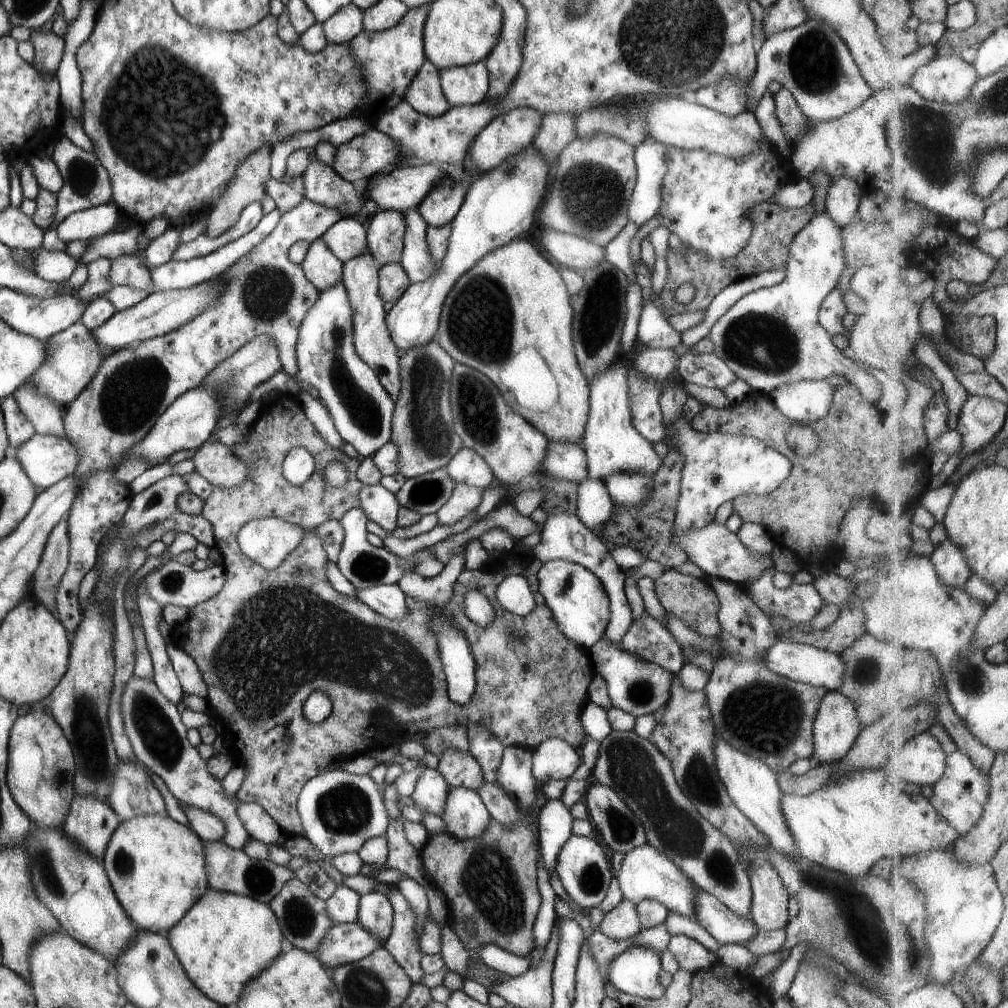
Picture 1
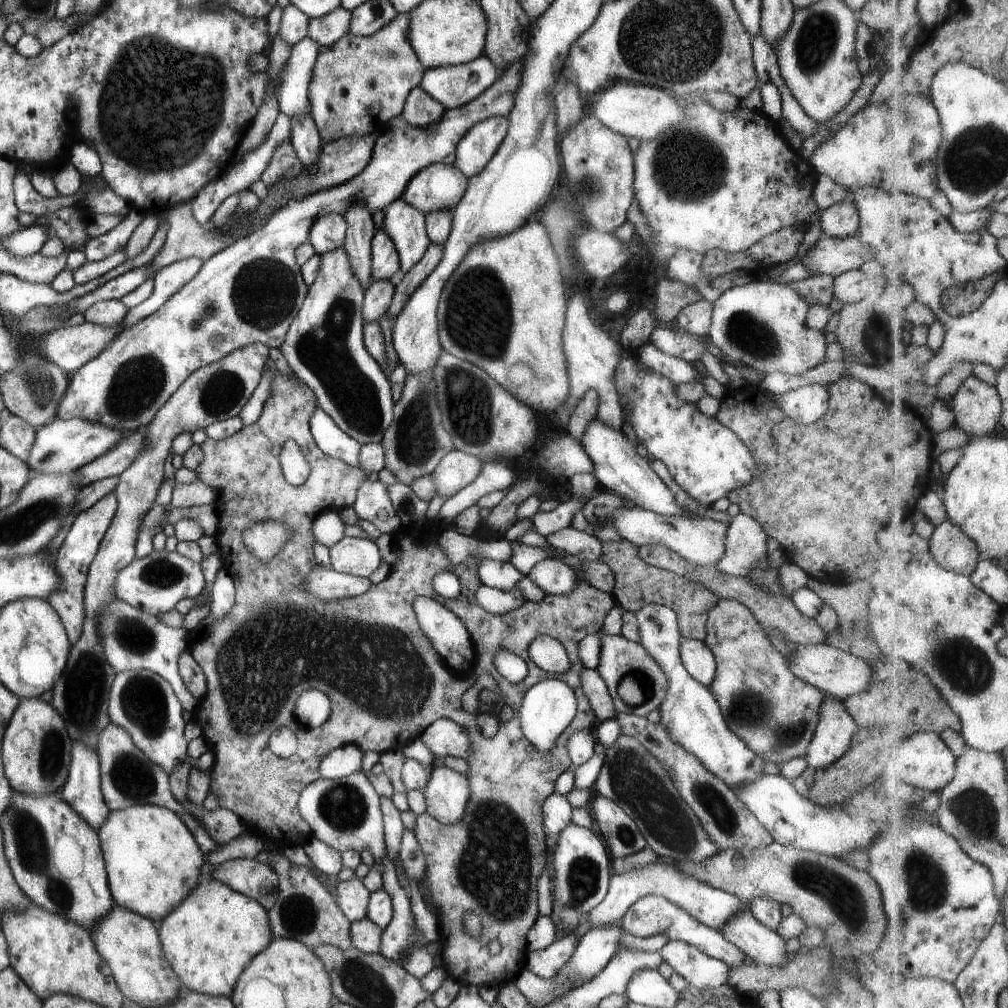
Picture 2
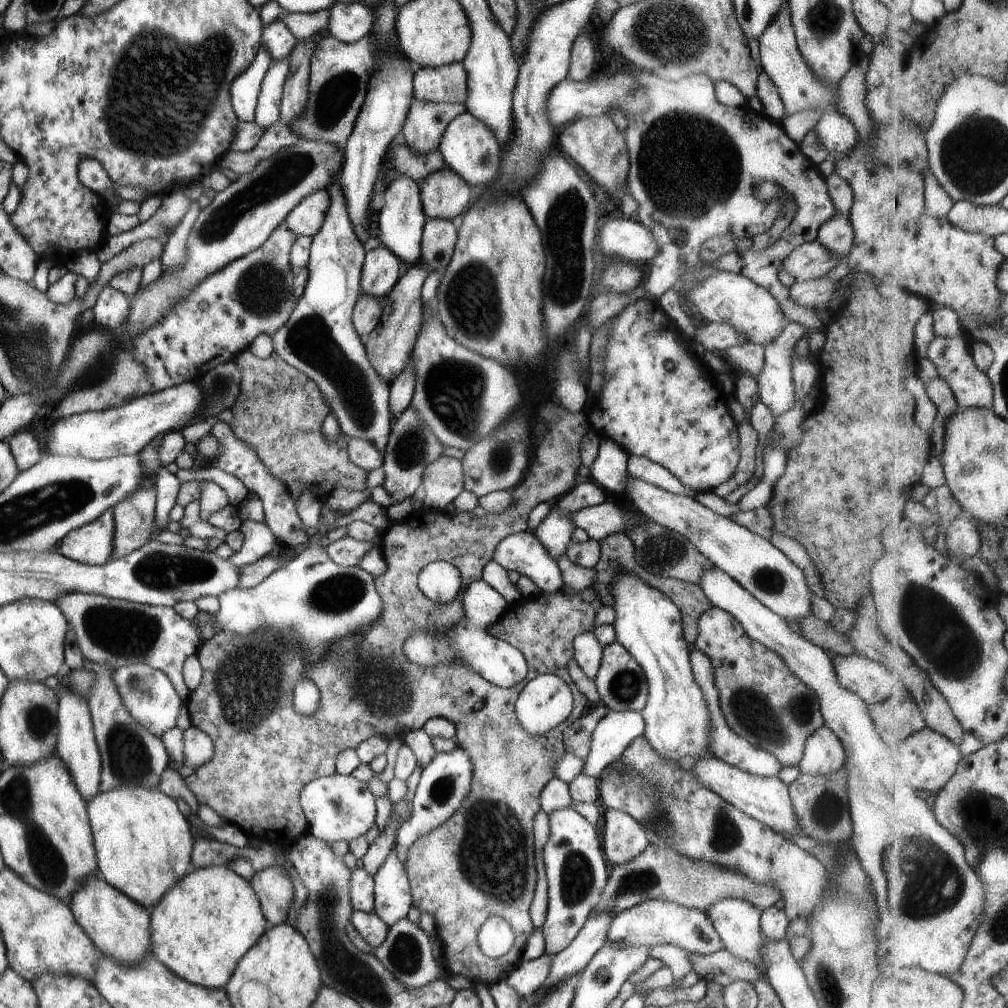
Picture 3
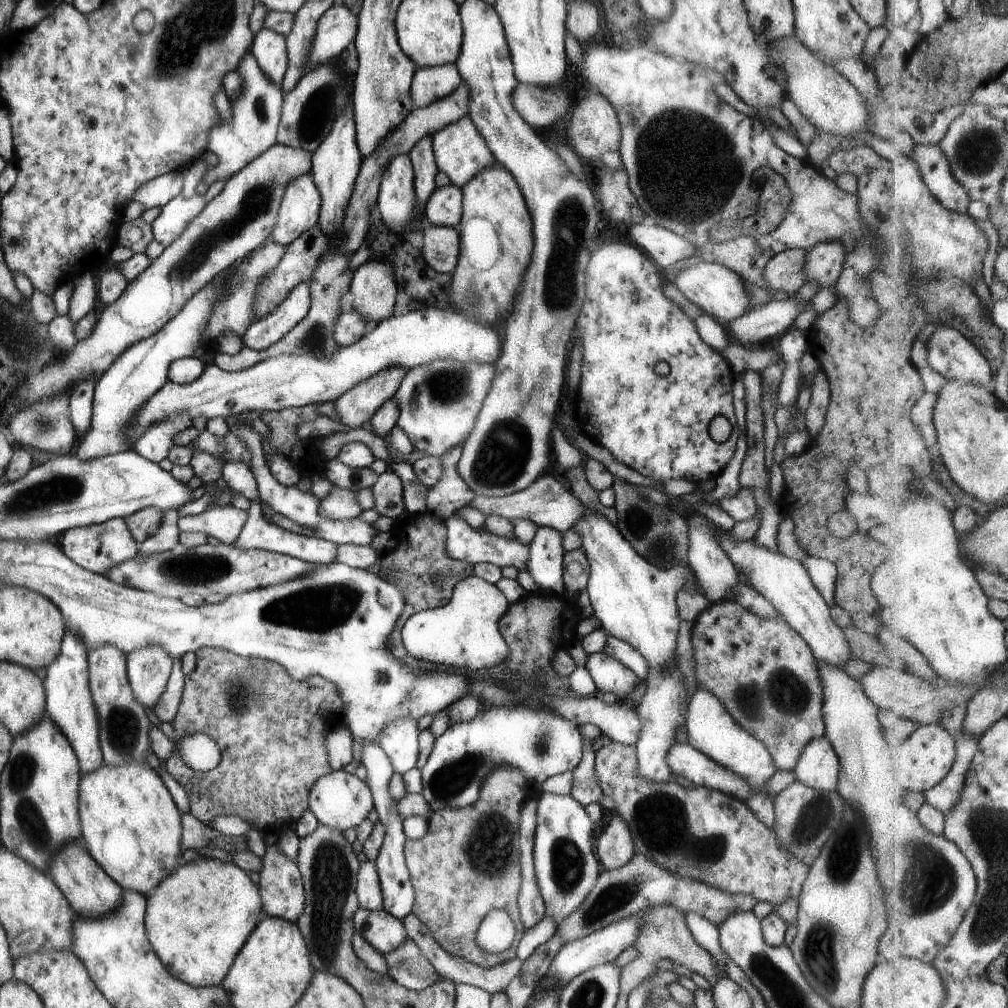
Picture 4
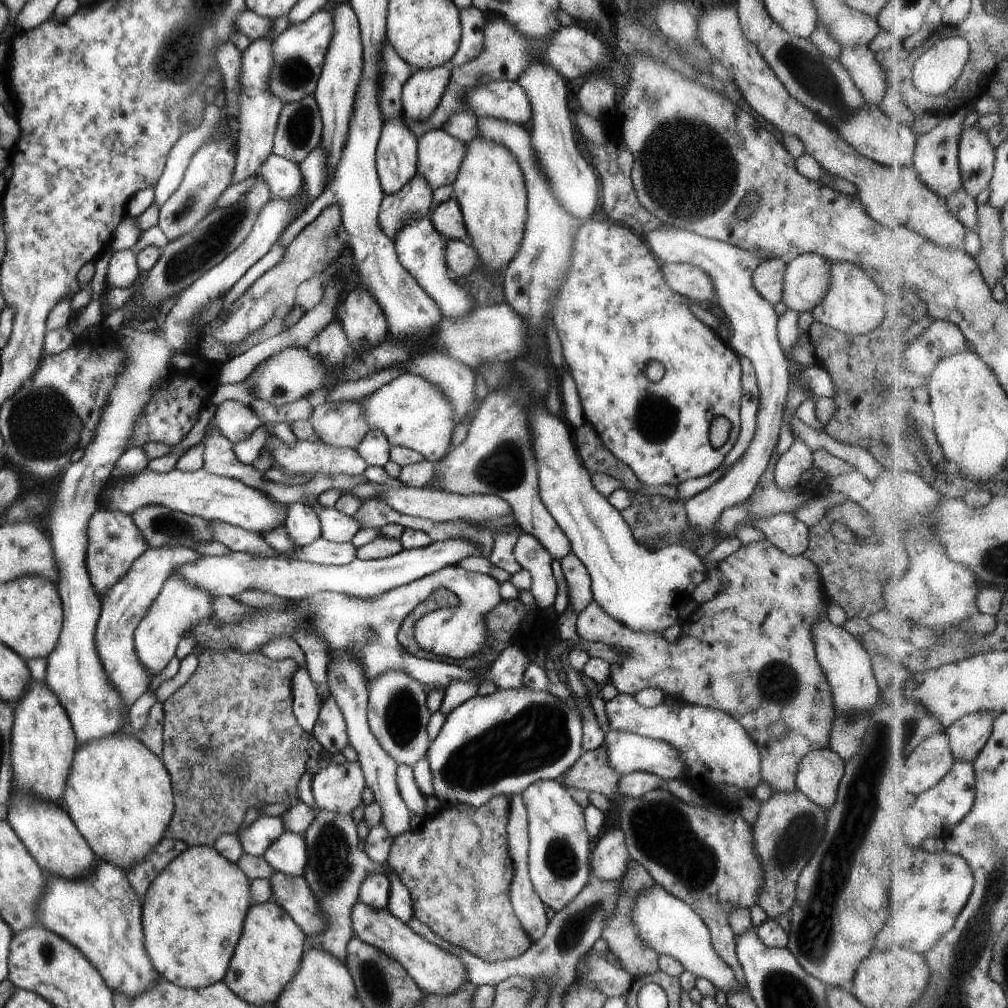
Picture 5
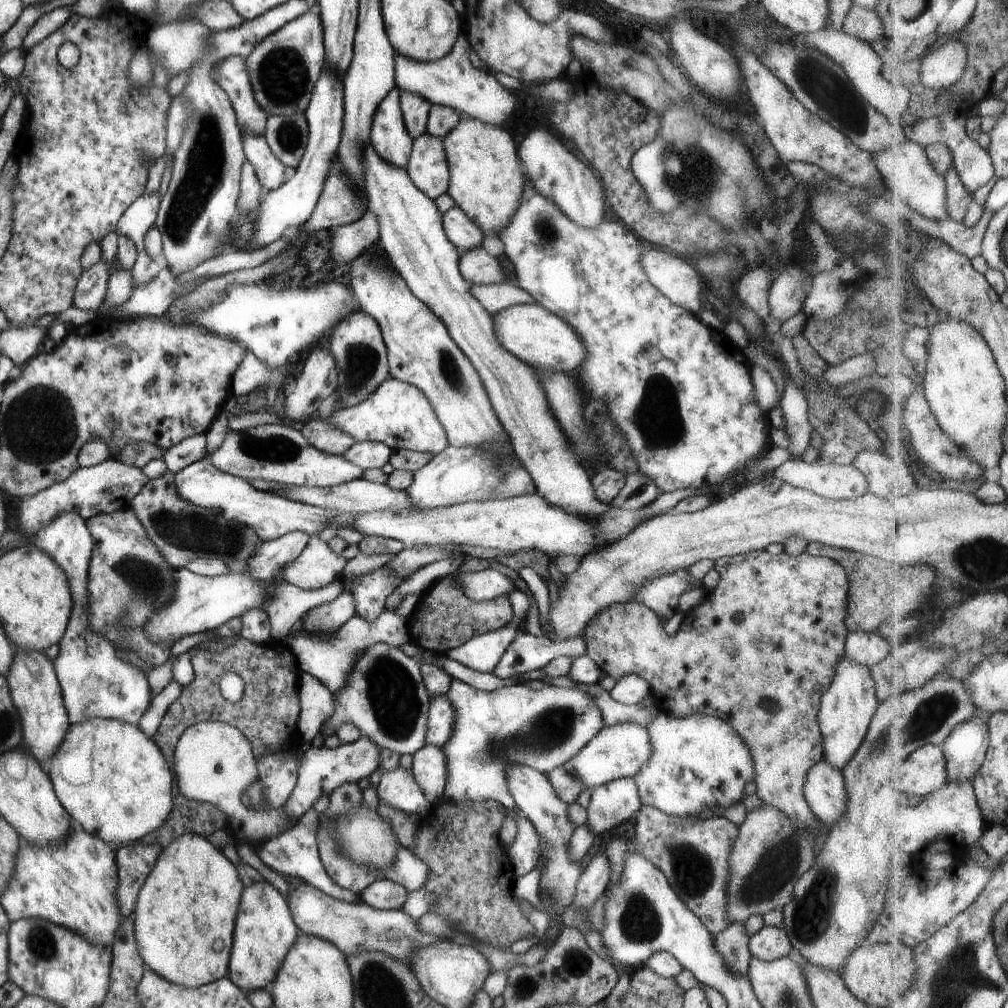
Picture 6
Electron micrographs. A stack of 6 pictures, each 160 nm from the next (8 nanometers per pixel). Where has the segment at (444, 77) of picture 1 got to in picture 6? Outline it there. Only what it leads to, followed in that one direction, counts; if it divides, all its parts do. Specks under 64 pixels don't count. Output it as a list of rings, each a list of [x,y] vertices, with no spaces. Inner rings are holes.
[[[399,91],[398,97],[405,130],[413,140],[426,132],[426,120],[432,104],[421,95],[409,91]]]

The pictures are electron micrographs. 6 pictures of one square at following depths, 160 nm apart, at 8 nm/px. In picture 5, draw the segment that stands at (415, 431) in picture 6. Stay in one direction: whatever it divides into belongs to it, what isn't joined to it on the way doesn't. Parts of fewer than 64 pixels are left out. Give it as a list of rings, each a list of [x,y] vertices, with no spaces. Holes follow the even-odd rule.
[[[408,372],[399,373],[369,394],[362,411],[368,427],[380,430],[390,445],[410,448],[432,462],[444,456],[455,426],[452,404],[445,394],[431,381]]]

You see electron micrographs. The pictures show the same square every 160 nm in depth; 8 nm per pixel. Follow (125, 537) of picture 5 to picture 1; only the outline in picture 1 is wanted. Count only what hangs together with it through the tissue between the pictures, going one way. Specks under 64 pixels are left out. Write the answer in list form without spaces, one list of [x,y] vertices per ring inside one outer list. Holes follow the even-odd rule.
[[[307,198],[301,199],[297,206],[279,217],[275,228],[259,244],[250,248],[246,255],[239,257],[217,276],[223,277],[228,285],[210,307],[206,307],[193,320],[175,330],[107,354],[87,386],[62,409],[64,433],[78,454],[72,475],[79,482],[66,515],[68,565],[54,592],[55,616],[66,630],[67,636],[73,634],[80,621],[79,602],[77,602],[79,582],[94,567],[98,544],[108,528],[123,516],[133,495],[127,485],[117,482],[114,477],[118,463],[122,462],[122,455],[146,437],[157,417],[175,398],[199,385],[202,378],[221,362],[221,359],[232,355],[256,336],[267,335],[276,342],[282,370],[289,376],[294,376],[298,371],[295,356],[298,328],[305,313],[317,300],[319,291],[305,278],[299,265],[288,261],[287,251],[295,241],[320,237],[339,218],[341,216],[336,209],[325,208]]]

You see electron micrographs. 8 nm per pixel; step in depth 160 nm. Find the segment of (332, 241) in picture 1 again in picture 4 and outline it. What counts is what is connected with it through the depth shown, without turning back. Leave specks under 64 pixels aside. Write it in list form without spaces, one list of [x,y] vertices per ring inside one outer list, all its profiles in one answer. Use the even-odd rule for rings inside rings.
[[[310,175],[290,180],[284,188],[284,197],[269,240],[285,246],[316,224],[320,196]]]

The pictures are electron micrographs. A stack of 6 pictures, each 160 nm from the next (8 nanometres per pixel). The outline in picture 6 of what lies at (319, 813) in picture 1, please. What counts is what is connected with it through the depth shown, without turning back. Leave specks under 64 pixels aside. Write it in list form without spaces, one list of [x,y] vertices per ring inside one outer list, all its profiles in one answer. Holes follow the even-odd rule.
[[[363,735],[353,742],[340,744],[335,749],[326,747],[315,749],[311,744],[299,764],[296,783],[282,805],[284,814],[293,821],[311,807],[314,800],[327,797],[336,786],[343,783],[364,784],[369,774],[378,768],[379,749],[380,747]]]

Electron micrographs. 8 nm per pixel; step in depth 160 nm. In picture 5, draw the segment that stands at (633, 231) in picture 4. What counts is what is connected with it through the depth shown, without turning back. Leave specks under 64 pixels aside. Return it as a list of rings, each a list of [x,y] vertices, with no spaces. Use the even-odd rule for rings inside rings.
[[[666,225],[649,231],[645,235],[645,240],[649,250],[659,262],[689,263],[693,266],[701,267],[701,270],[704,270],[705,274],[710,276],[714,291],[716,292],[717,304],[722,308],[723,312],[725,312],[725,316],[727,316],[726,321],[729,322],[729,326],[731,326],[731,335],[727,341],[728,345],[733,348],[737,355],[742,354],[746,356],[753,365],[760,394],[759,406],[756,412],[755,430],[745,452],[743,452],[743,454],[741,454],[741,456],[730,466],[728,471],[725,471],[720,476],[720,479],[715,480],[715,482],[712,482],[707,488],[700,490],[684,501],[687,522],[690,528],[693,529],[692,532],[695,534],[694,540],[696,541],[696,545],[692,546],[692,551],[695,553],[695,556],[700,558],[700,561],[703,561],[704,556],[720,541],[714,529],[714,525],[719,518],[719,513],[725,507],[744,501],[758,483],[760,474],[767,468],[767,464],[769,464],[773,447],[776,445],[780,434],[782,410],[786,392],[788,391],[788,384],[790,383],[788,362],[784,357],[784,352],[780,347],[776,335],[776,320],[778,316],[773,309],[773,305],[767,302],[767,300],[752,287],[752,270],[757,266],[757,263],[763,260],[758,256],[758,253],[749,253],[748,250],[737,248],[726,242],[710,239],[688,230],[677,229]]]

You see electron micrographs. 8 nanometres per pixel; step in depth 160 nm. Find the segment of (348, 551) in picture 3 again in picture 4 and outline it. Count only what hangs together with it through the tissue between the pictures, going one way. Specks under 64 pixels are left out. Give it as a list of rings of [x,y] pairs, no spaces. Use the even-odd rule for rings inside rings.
[[[252,500],[248,507],[248,517],[239,530],[236,539],[232,545],[240,549],[265,549],[274,553],[281,553],[290,557],[298,558],[309,563],[330,563],[334,560],[337,545],[334,542],[318,539],[317,537],[304,537],[298,534],[291,533],[281,527],[273,524],[267,524],[262,516],[261,505],[259,500]]]

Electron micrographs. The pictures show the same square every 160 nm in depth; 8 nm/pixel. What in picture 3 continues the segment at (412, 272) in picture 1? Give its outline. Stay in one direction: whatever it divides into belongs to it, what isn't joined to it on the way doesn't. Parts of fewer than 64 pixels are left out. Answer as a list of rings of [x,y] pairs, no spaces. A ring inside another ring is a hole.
[[[401,175],[392,180],[383,190],[383,206],[377,211],[377,234],[362,242],[364,251],[383,245],[402,262],[417,262],[420,259],[420,240],[426,216],[423,214],[419,198],[419,186],[409,177]]]

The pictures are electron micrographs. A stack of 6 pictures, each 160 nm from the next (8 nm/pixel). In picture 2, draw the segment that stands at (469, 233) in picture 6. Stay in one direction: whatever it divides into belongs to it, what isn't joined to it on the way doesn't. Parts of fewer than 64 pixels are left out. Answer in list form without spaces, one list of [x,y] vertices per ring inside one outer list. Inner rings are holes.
[[[434,163],[419,170],[403,188],[401,200],[421,213],[452,210],[465,194],[468,179],[455,168]]]

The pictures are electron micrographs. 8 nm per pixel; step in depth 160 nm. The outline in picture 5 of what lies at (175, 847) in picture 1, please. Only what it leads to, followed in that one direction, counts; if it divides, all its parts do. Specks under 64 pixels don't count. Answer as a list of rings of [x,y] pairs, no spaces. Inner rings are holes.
[[[119,734],[107,735],[76,747],[61,804],[96,860],[115,865],[124,872],[127,867],[144,861],[149,851],[165,838],[174,811],[170,776],[160,758],[141,741]]]

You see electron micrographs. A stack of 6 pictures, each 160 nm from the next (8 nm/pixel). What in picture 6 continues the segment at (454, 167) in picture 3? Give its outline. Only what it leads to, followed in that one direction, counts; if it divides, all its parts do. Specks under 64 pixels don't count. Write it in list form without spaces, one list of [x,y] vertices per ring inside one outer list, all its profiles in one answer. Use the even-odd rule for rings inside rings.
[[[423,133],[412,140],[412,149],[404,170],[411,182],[433,200],[445,193],[449,182],[442,138]]]

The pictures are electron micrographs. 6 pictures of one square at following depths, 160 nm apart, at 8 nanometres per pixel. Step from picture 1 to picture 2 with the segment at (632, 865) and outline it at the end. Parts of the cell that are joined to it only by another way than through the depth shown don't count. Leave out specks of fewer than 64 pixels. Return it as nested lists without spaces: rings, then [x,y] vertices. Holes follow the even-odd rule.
[[[663,859],[661,862],[647,864],[647,866],[639,868],[639,870],[628,870],[618,875],[611,873],[605,898],[589,910],[587,920],[591,920],[592,924],[589,929],[619,923],[620,918],[624,916],[629,906],[637,902],[641,896],[647,896],[647,894],[661,896],[665,900],[669,900],[677,908],[681,908],[687,914],[691,914],[697,922],[701,922],[704,926],[716,931],[721,930],[721,926],[725,926],[725,922],[731,920],[735,914],[749,910],[747,902],[740,900],[734,895],[711,888],[707,884],[701,884],[695,878],[689,878],[689,876],[681,874],[671,864],[671,861],[665,862],[665,859]]]

